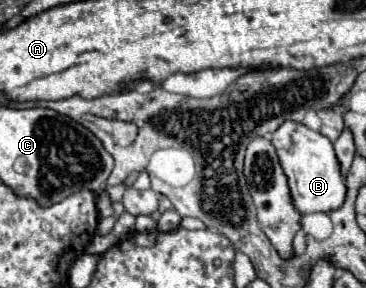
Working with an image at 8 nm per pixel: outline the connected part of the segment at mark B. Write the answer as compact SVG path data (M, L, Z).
M286 120L280 124L280 128L276 132L270 134L270 142L276 146L280 164L284 168L284 174L288 176L292 200L302 214L332 212L344 204L346 180L342 176L340 162L336 158L334 146L326 136L306 128L300 122Z

